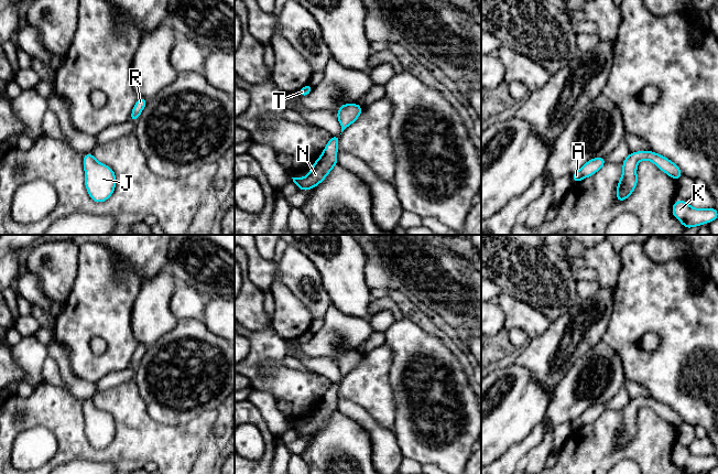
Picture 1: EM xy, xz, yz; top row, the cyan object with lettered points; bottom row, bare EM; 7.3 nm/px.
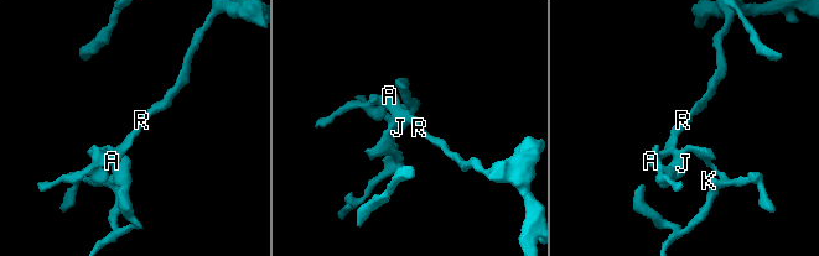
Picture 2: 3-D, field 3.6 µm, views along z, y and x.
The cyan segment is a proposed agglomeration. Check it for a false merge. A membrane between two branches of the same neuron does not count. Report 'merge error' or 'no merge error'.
no merge error

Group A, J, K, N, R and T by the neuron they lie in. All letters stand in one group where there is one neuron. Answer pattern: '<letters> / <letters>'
A J K N R T

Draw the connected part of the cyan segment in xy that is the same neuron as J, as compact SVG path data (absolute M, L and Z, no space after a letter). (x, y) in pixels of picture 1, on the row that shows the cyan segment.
M93 152L84 153L85 185L96 203L106 202L116 188L113 170L95 160Z

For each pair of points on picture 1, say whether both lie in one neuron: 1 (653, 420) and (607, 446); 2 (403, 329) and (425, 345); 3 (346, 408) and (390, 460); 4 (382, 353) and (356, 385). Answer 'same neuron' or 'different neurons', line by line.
1: same neuron
2: same neuron
3: same neuron
4: same neuron

